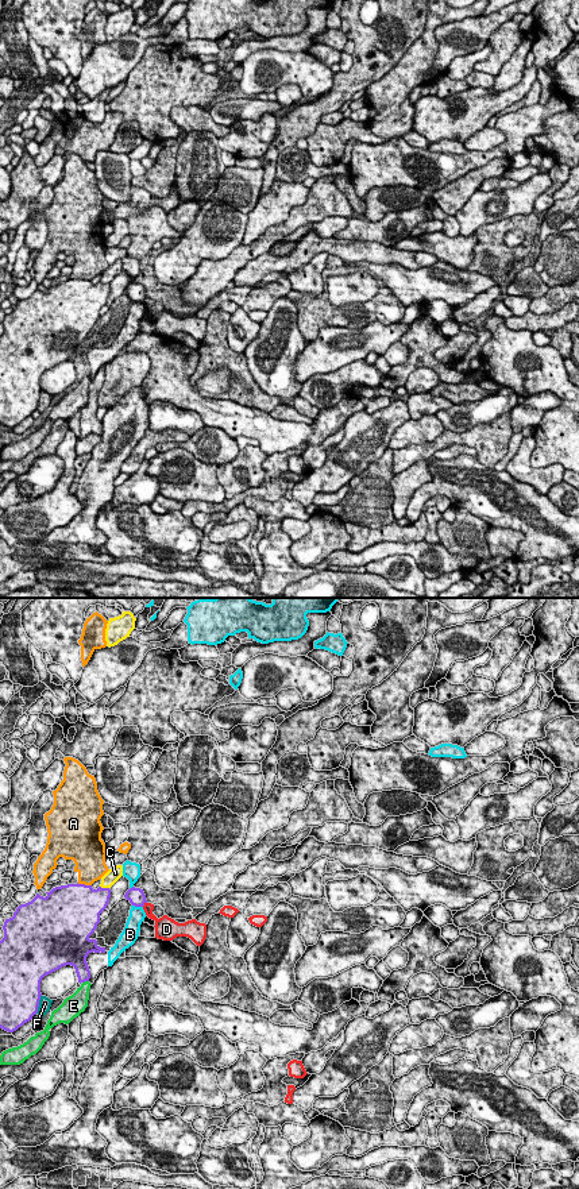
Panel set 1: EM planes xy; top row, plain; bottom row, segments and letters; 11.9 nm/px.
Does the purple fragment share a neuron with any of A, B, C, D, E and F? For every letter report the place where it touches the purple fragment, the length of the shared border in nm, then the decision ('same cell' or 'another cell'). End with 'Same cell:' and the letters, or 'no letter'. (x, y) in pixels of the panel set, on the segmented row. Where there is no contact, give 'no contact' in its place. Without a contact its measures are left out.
A: meets purple in xy at (84, 884); contact 180 nm long; another cell
B: meets purple in xy at (138, 906); contact 130 nm long; another cell
C: meets purple in xy at (104, 888); contact 120 nm long; another cell
D: meets purple in xy at (143, 904); contact 80 nm long; another cell
E: meets purple in xy at (85, 980); contact 90 nm long; another cell
F: meets purple in xy at (38, 1004); contact 240 nm long; another cell
Same cell: no letter

